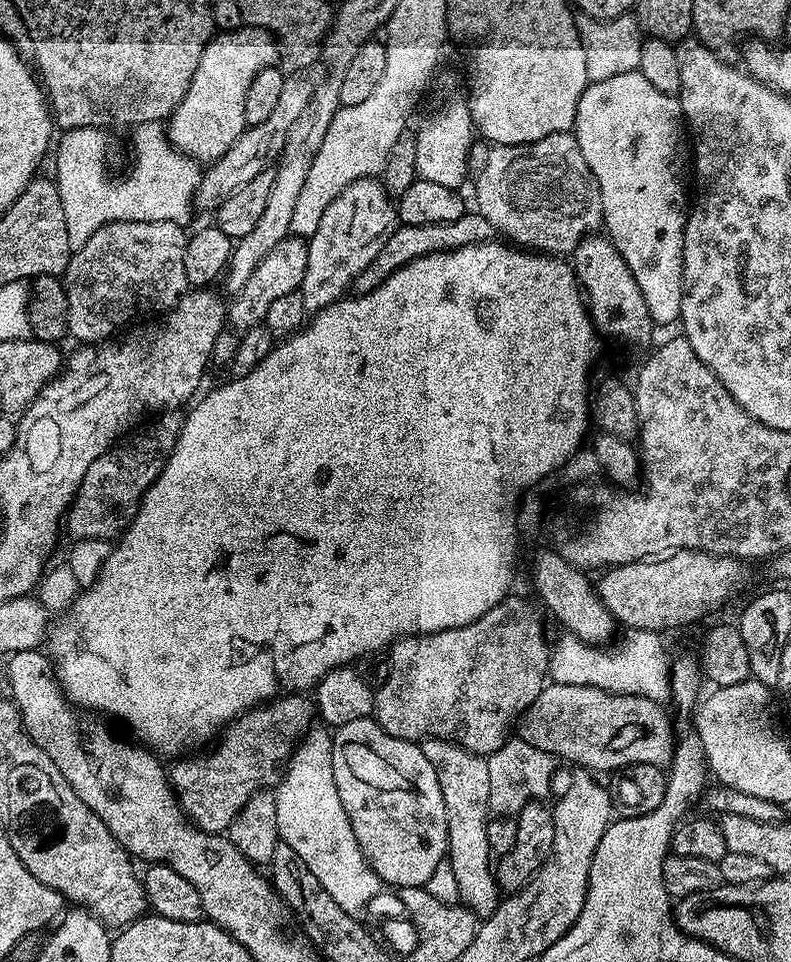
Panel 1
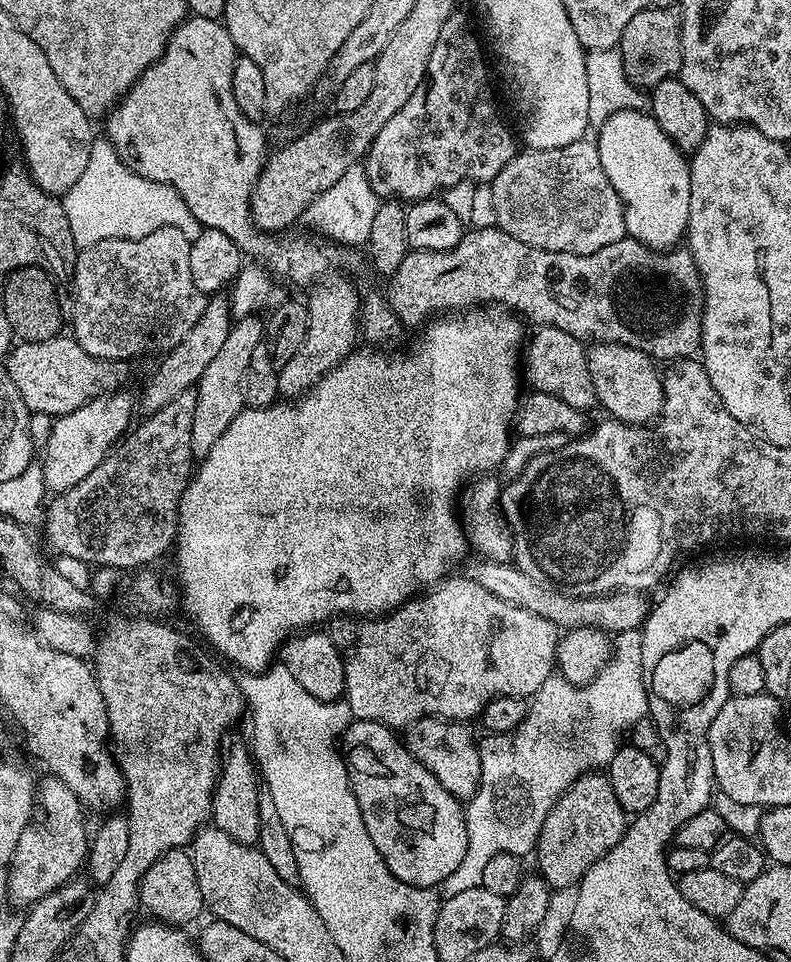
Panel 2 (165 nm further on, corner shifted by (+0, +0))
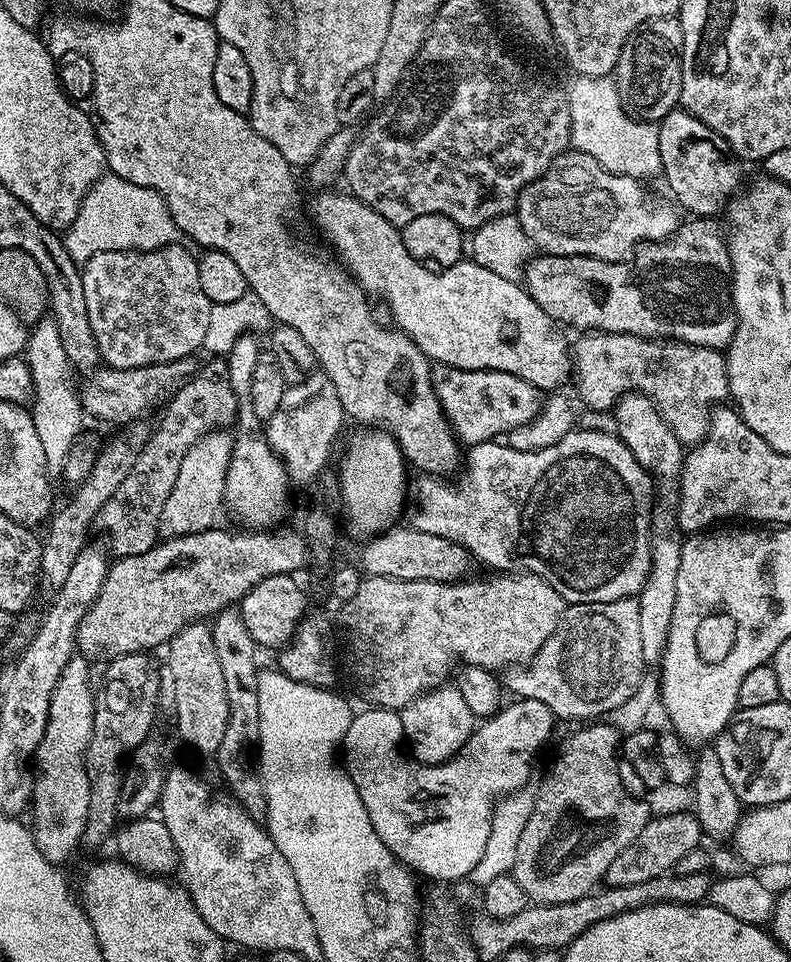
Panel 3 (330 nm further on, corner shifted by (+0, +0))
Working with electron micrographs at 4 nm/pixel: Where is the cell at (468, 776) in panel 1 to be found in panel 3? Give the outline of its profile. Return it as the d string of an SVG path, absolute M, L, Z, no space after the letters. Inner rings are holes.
M455 686L433 688L414 698L405 708L399 709L402 722L402 740L411 759L420 764L445 764L464 751L465 742L475 732L478 717L462 698Z

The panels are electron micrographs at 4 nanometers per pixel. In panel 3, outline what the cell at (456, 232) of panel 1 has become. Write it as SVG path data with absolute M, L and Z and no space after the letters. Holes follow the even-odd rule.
M692 218L689 224L681 223L676 231L667 240L645 242L635 249L623 260L599 260L593 256L549 256L547 254L536 254L529 259L522 273L523 287L528 289L529 294L546 310L546 314L557 325L569 324L572 328L584 328L585 333L590 332L613 332L614 334L630 334L640 336L643 340L667 340L678 341L684 345L706 346L710 350L727 349L728 343L732 341L732 335L736 329L736 311L732 308L732 294L730 291L730 277L732 274L732 259L728 253L728 242L725 233L716 229L716 220L712 218Z

